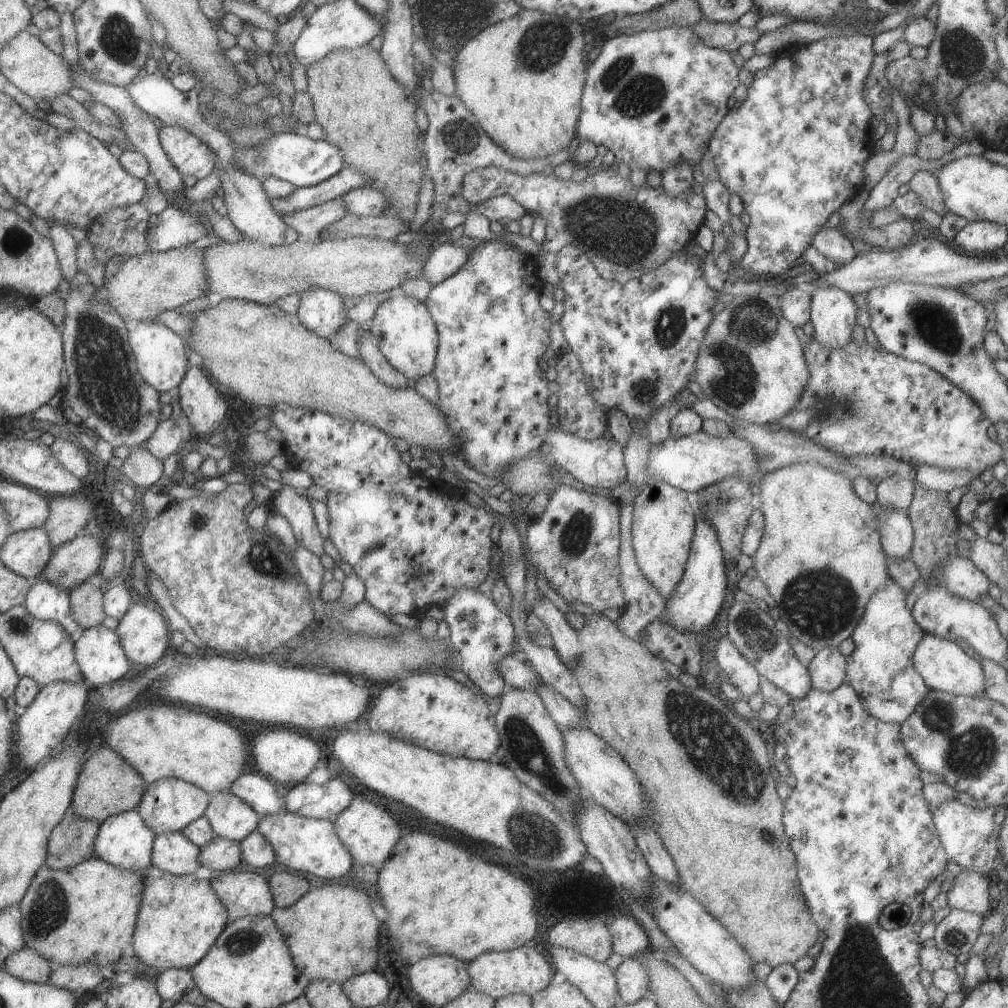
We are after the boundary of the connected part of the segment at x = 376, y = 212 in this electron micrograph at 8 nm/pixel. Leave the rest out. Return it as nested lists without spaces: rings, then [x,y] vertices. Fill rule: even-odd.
[[[371,186],[349,190],[349,194],[343,194],[339,200],[343,202],[347,214],[353,214],[359,218],[377,218],[391,204],[381,190],[375,190]]]

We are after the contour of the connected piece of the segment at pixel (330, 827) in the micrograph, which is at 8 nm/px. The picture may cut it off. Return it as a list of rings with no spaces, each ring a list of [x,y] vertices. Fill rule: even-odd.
[[[285,808],[275,816],[265,816],[257,824],[257,832],[263,834],[263,838],[273,846],[275,860],[281,866],[287,866],[295,872],[305,872],[307,876],[313,874],[323,880],[343,878],[349,868],[353,856],[349,854],[347,846],[337,836],[337,826],[327,820],[315,820],[315,818],[303,818],[299,814],[287,812]]]

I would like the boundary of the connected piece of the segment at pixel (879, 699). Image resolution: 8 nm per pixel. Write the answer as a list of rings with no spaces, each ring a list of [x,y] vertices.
[[[893,578],[881,590],[877,590],[865,604],[863,618],[851,636],[855,648],[845,658],[845,682],[853,686],[853,690],[861,698],[861,706],[865,706],[865,710],[873,718],[885,724],[899,726],[917,710],[917,706],[929,694],[921,674],[917,674],[917,670],[911,666],[913,652],[925,632],[917,626],[905,598],[907,592]]]

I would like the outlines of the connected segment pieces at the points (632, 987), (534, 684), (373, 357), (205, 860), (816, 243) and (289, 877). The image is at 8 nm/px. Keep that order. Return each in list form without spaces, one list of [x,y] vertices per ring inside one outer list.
[[[625,958],[615,970],[615,978],[621,1004],[635,1004],[649,998],[649,974],[637,958]]]
[[[515,654],[505,656],[499,662],[499,674],[515,690],[525,690],[525,692],[537,694],[539,686],[543,684],[541,676],[535,672],[535,668],[529,662],[525,662],[521,656],[515,656]]]
[[[363,330],[359,332],[359,338],[357,338],[357,346],[359,346],[359,358],[369,366],[371,374],[377,376],[381,382],[393,386],[393,388],[405,388],[407,384],[411,384],[399,370],[395,370],[387,358],[379,352],[377,344],[373,342],[373,334],[369,330]]]
[[[215,836],[209,844],[205,844],[199,852],[201,866],[207,866],[209,870],[223,870],[231,872],[241,862],[241,842],[227,840],[221,836]]]
[[[823,224],[819,228],[819,232],[813,236],[813,242],[811,242],[811,246],[819,254],[823,254],[827,260],[833,260],[833,262],[843,264],[843,266],[849,264],[857,256],[851,244],[853,242],[849,242],[841,230],[829,228],[827,224]]]
[[[275,872],[269,878],[269,890],[273,896],[275,910],[285,910],[293,906],[297,900],[301,900],[311,890],[311,884],[307,878],[301,878],[297,874]]]

